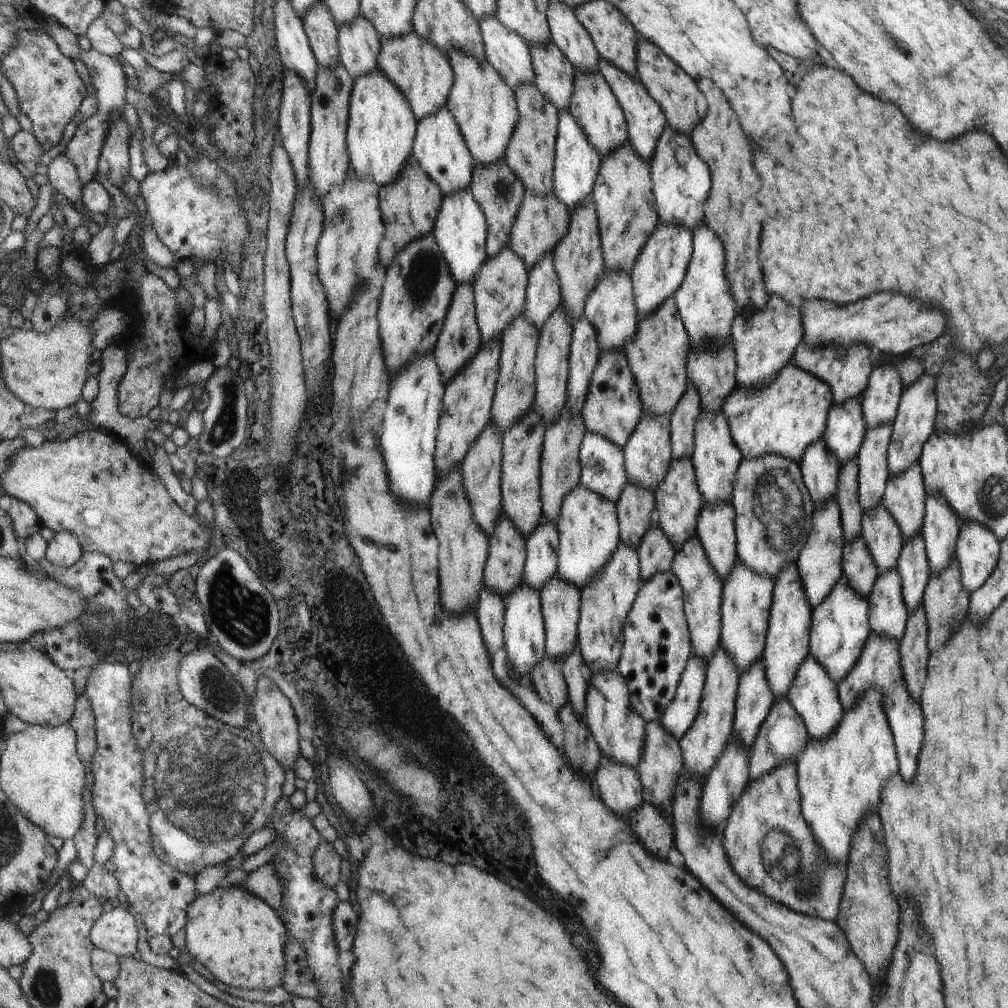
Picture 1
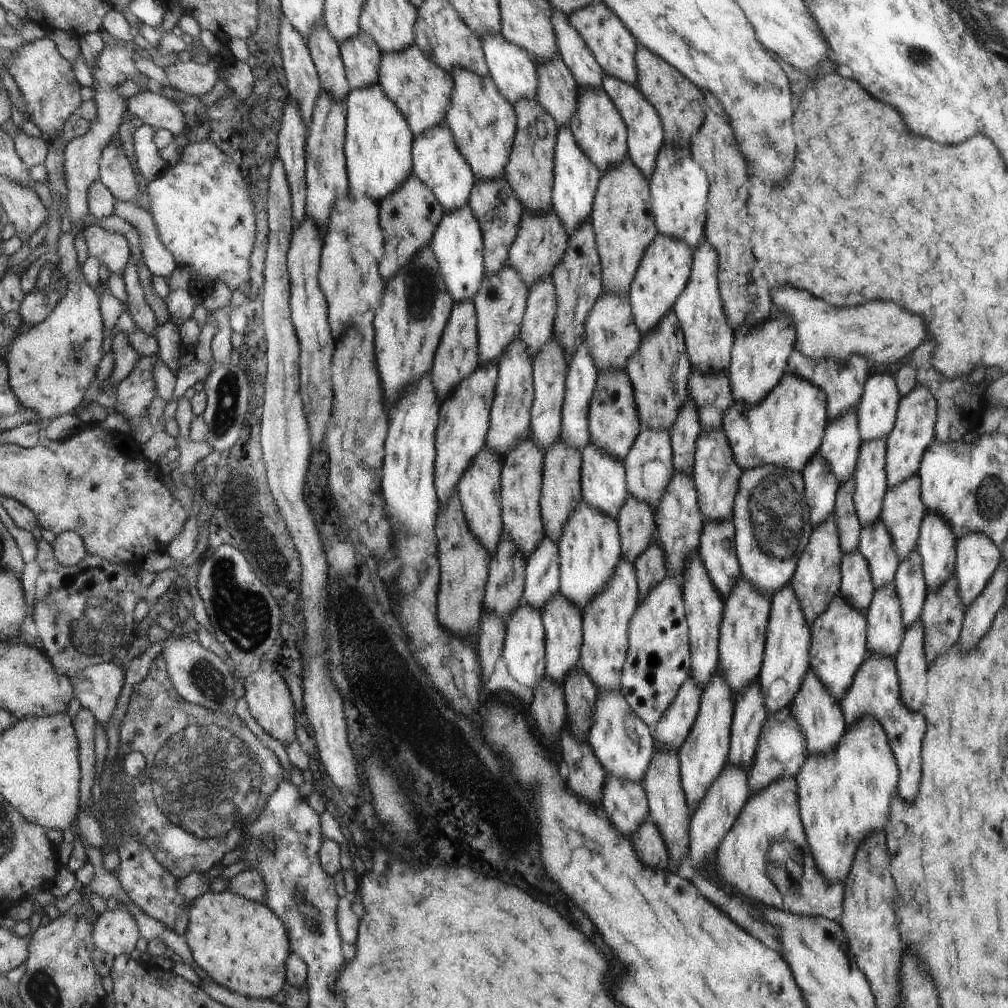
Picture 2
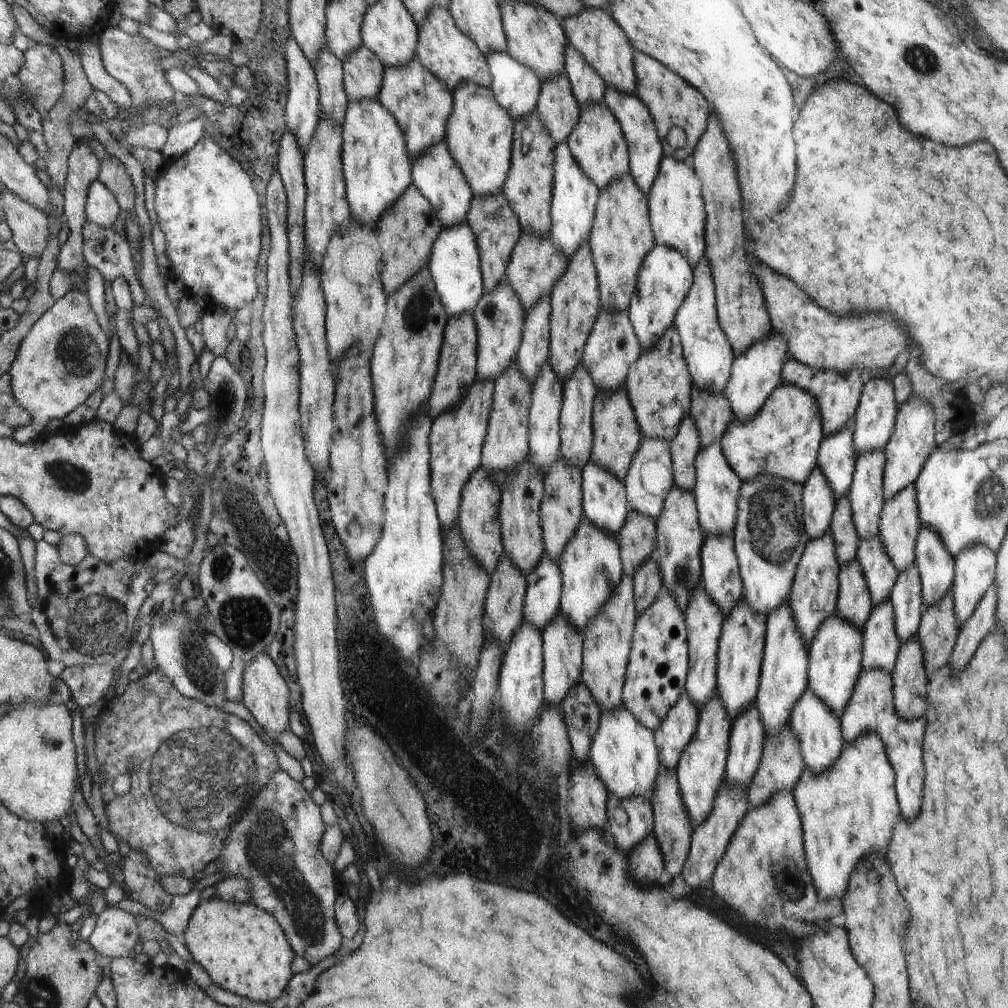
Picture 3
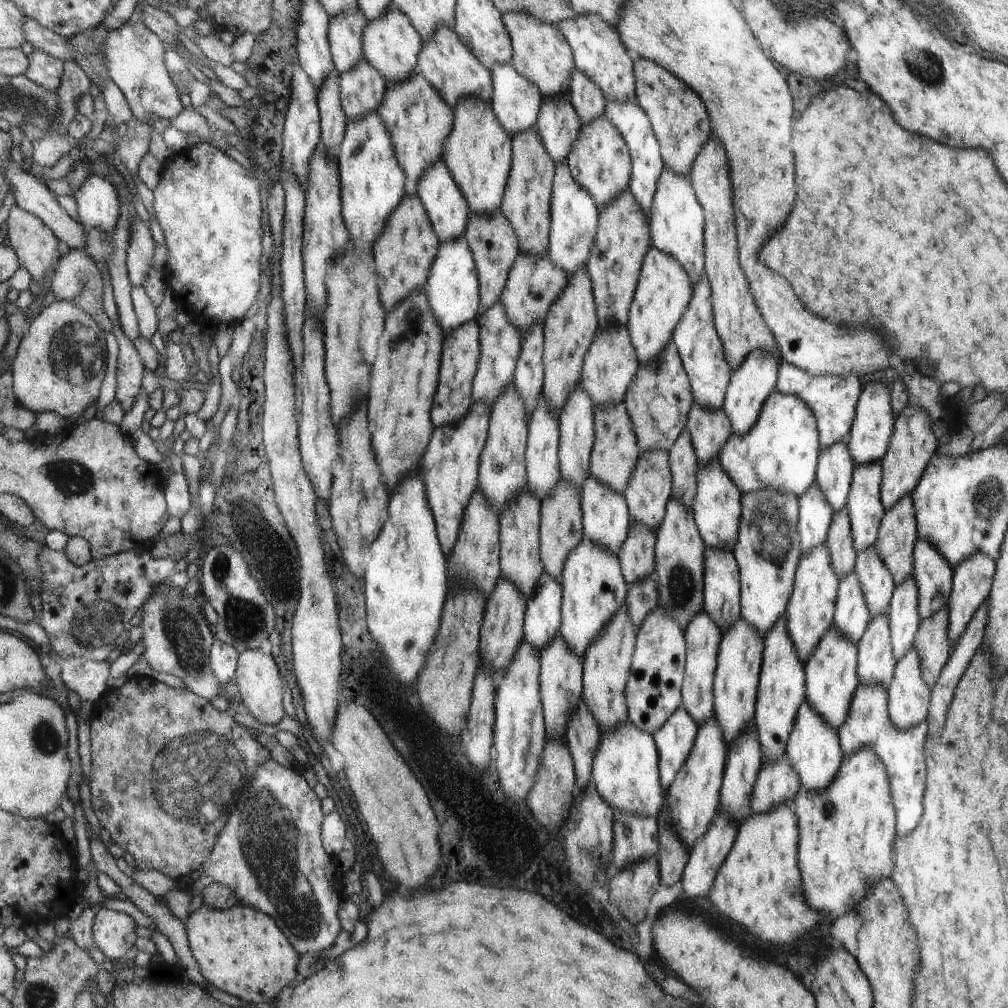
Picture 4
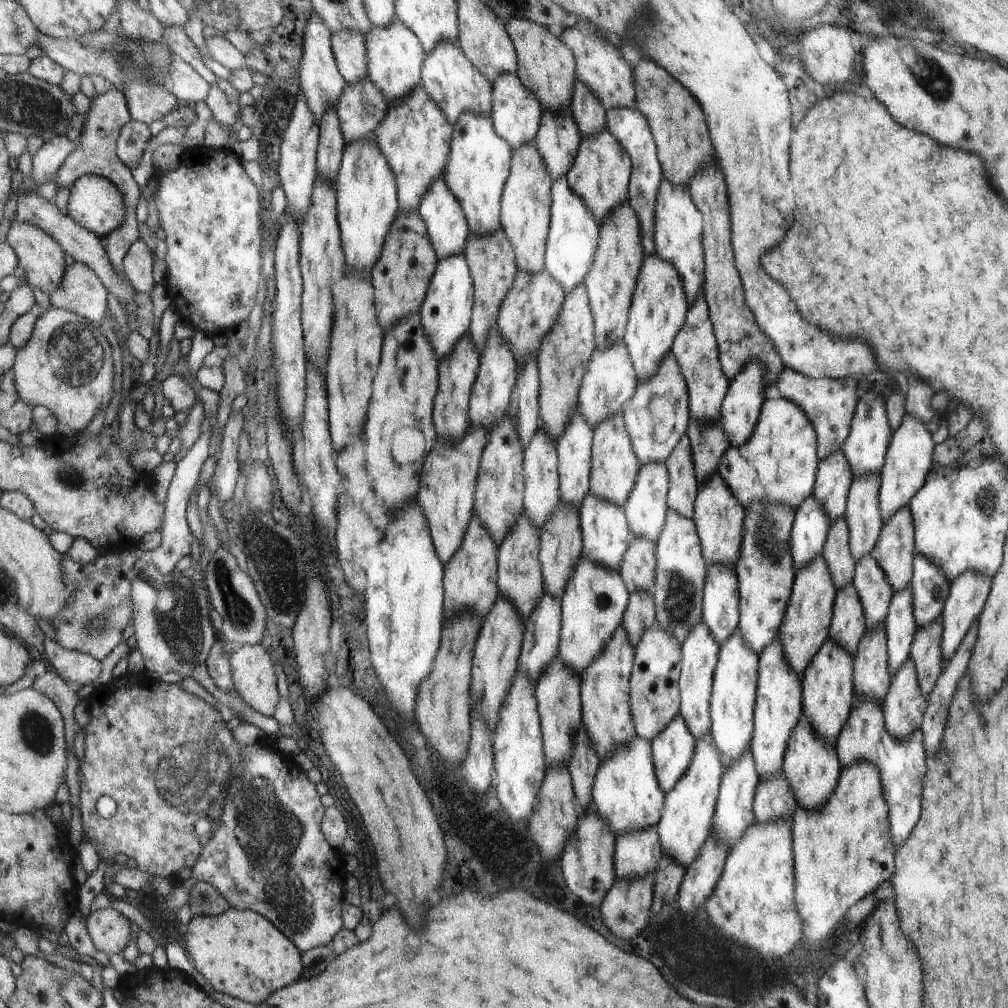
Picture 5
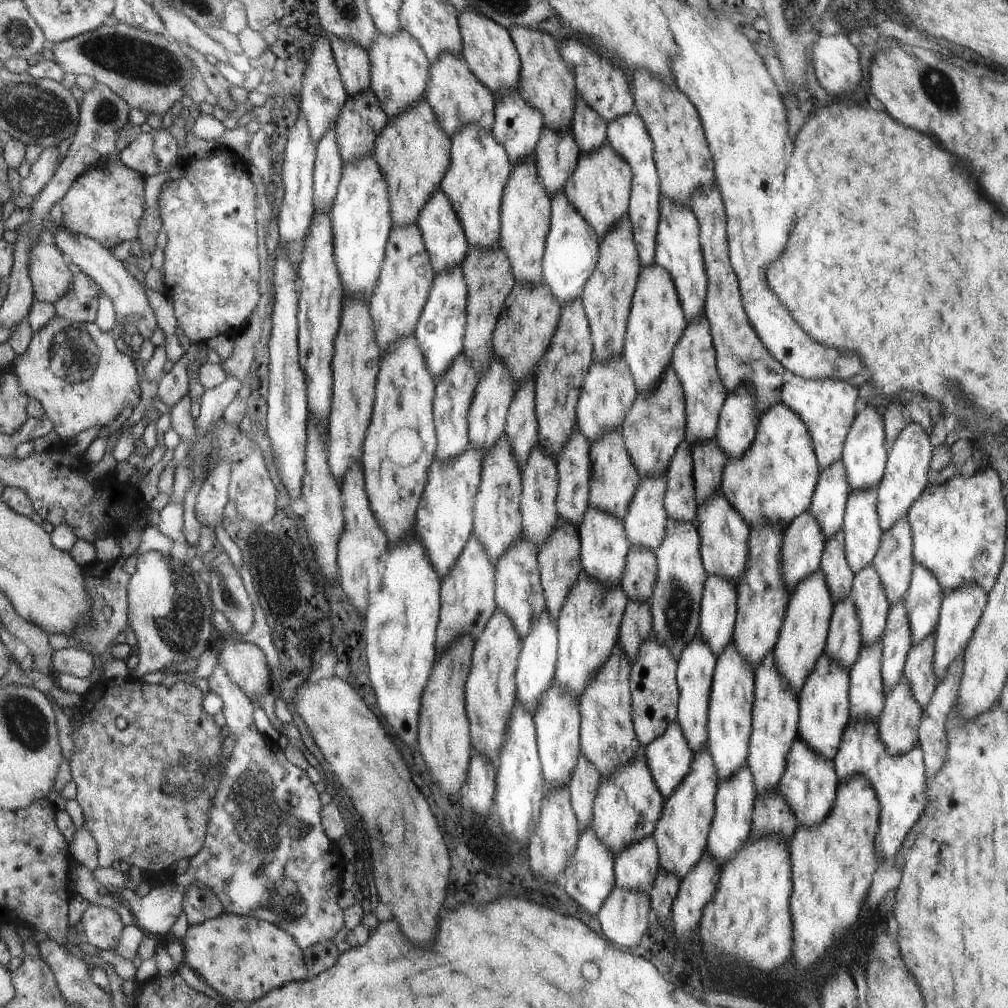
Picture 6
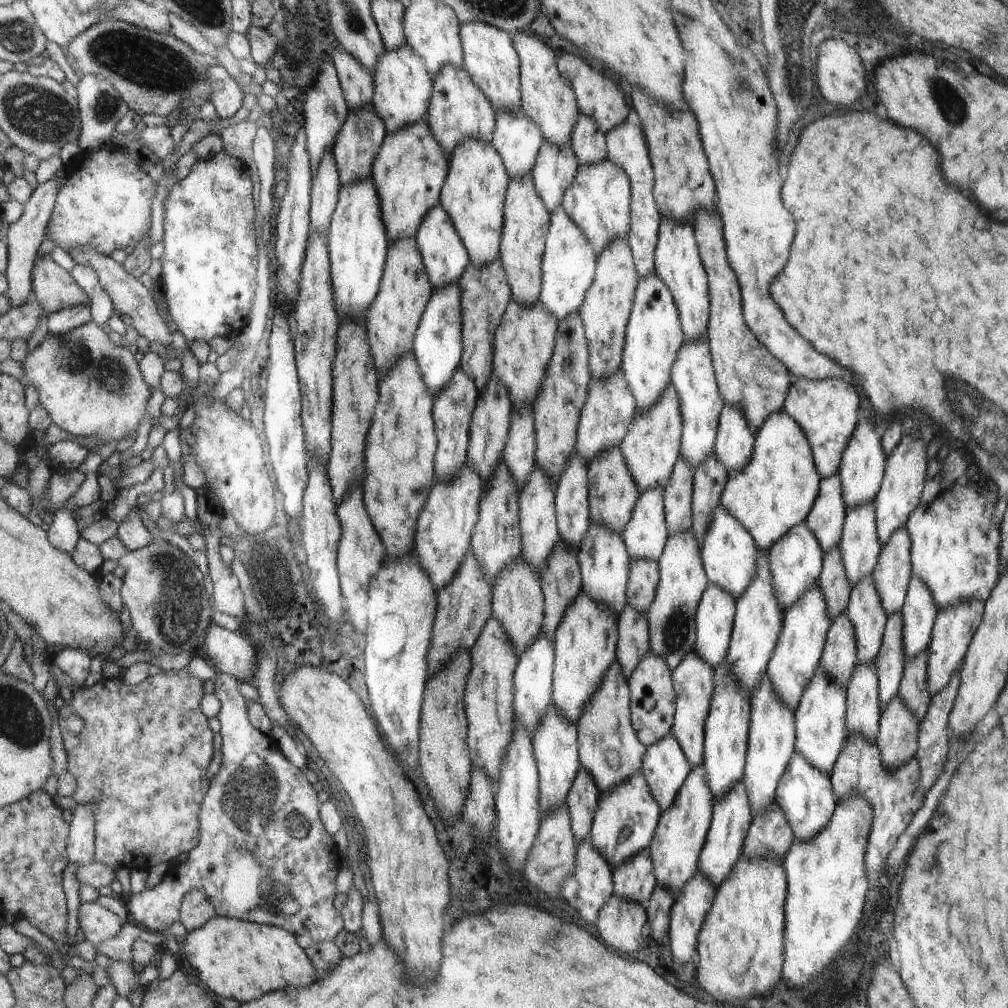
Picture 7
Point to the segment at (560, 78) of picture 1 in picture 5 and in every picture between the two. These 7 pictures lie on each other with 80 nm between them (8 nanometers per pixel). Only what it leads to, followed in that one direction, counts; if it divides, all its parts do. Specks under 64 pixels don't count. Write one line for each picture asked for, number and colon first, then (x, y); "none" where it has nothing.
2: (557, 89)
3: (556, 105)
4: (558, 126)
5: (558, 139)

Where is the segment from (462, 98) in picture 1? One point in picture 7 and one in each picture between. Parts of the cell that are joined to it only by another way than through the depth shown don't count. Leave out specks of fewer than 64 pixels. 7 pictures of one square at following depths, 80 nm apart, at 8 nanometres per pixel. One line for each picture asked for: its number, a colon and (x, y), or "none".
2: (484, 122)
3: (480, 133)
4: (479, 153)
5: (480, 159)
6: (480, 168)
7: (474, 193)

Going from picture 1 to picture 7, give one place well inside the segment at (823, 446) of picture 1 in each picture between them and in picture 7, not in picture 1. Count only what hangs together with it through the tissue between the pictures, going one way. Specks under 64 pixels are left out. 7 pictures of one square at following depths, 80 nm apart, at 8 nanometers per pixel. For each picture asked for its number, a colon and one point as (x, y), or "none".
2: (821, 485)
3: (818, 498)
4: (815, 514)
5: (809, 533)
6: (803, 542)
7: (796, 558)

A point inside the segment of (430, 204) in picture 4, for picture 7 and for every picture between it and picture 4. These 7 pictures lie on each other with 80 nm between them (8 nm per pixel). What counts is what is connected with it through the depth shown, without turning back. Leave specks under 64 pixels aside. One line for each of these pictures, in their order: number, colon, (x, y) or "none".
5: (446, 226)
6: (447, 246)
7: (445, 256)

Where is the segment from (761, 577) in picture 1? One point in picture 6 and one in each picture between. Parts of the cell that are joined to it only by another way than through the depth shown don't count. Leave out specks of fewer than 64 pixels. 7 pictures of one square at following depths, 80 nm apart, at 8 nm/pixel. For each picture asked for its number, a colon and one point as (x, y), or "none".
2: (746, 619)
3: (742, 647)
4: (736, 692)
5: (734, 696)
6: (730, 725)

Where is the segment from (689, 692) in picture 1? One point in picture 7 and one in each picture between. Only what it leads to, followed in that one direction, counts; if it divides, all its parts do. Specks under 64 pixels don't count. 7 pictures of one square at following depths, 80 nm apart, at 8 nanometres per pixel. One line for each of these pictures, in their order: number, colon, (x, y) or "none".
2: (670, 732)
3: (674, 733)
4: (674, 741)
5: (673, 749)
6: (669, 758)
7: (665, 765)

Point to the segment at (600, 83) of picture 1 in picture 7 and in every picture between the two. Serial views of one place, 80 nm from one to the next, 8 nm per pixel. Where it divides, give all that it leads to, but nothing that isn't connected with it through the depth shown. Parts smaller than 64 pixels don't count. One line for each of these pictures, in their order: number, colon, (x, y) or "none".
2: (601, 131)
3: (597, 140)
4: (600, 161)
5: (601, 175)
6: (600, 189)
7: (598, 200)

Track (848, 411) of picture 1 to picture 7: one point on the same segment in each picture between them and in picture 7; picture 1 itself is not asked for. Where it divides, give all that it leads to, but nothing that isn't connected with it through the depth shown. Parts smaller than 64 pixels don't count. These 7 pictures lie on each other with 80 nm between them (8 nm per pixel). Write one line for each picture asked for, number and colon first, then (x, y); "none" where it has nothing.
2: (840, 448)
3: (837, 456)
4: (835, 465)
5: (832, 486)
6: (828, 506)
7: (826, 519)

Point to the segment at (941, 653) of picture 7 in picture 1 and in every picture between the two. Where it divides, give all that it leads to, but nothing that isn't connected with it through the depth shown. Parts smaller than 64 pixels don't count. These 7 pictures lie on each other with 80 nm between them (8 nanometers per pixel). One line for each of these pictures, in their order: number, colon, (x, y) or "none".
1: (979, 549)
2: (978, 556)
3: (975, 568)
4: (973, 579)
5: (969, 593)
6: (962, 610)

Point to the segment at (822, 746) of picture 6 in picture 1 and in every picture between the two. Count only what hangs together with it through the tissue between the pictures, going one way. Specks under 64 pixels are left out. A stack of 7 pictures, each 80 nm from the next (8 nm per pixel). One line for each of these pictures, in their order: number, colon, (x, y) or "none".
1: (841, 625)
2: (839, 646)
3: (836, 650)
4: (832, 671)
5: (829, 692)

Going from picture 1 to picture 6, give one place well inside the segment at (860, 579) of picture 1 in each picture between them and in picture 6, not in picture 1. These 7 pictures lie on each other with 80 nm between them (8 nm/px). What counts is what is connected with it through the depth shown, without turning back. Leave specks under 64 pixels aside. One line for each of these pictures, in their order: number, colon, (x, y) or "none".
2: (857, 588)
3: (854, 603)
4: (852, 616)
5: (848, 627)
6: (844, 644)

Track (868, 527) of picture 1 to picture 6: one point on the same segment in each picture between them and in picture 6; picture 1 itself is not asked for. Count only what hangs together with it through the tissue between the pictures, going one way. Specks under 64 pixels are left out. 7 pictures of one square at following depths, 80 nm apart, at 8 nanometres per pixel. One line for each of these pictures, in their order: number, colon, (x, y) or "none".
2: (875, 543)
3: (881, 573)
4: (878, 583)
5: (869, 580)
6: (867, 593)

